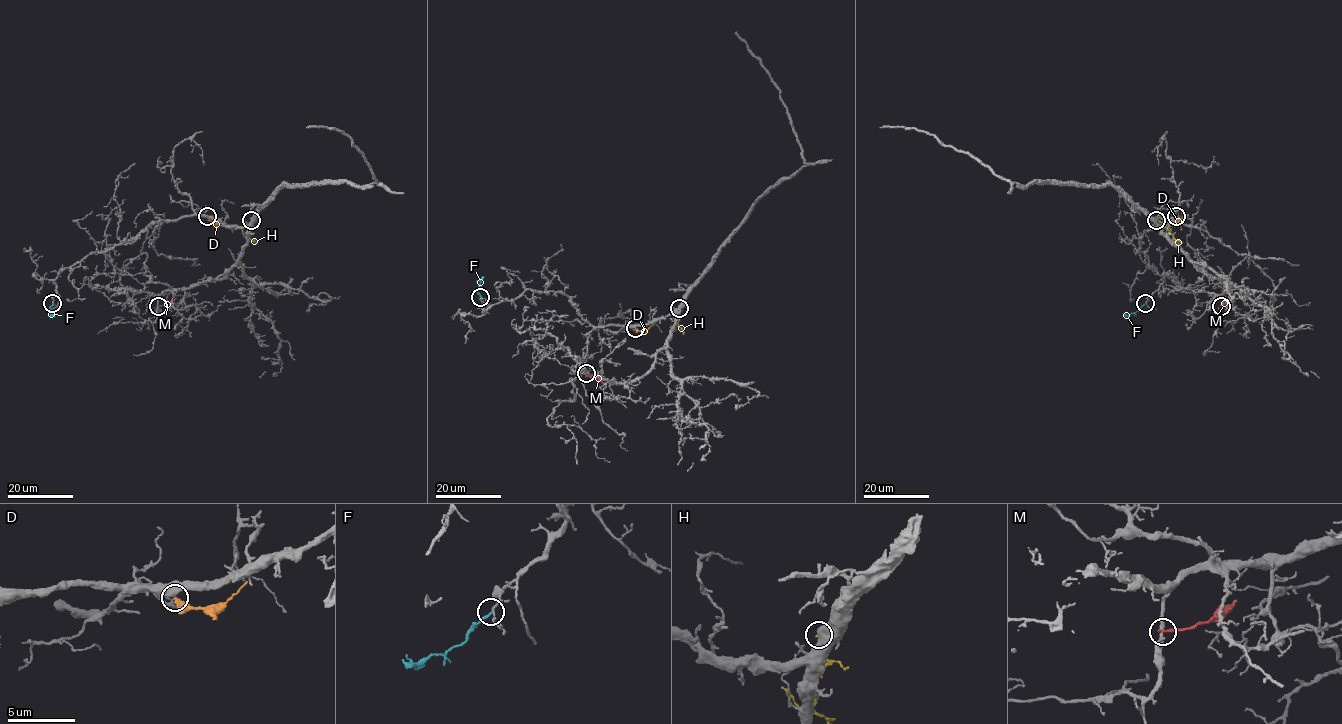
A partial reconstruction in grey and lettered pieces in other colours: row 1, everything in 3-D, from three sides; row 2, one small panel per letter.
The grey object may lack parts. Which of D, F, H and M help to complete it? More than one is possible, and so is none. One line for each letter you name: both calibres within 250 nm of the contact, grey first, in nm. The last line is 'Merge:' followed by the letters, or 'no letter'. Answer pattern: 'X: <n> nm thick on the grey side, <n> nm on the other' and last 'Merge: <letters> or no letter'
F: 150 nm thick on the grey side, 180 nm on the other
Merge: F

